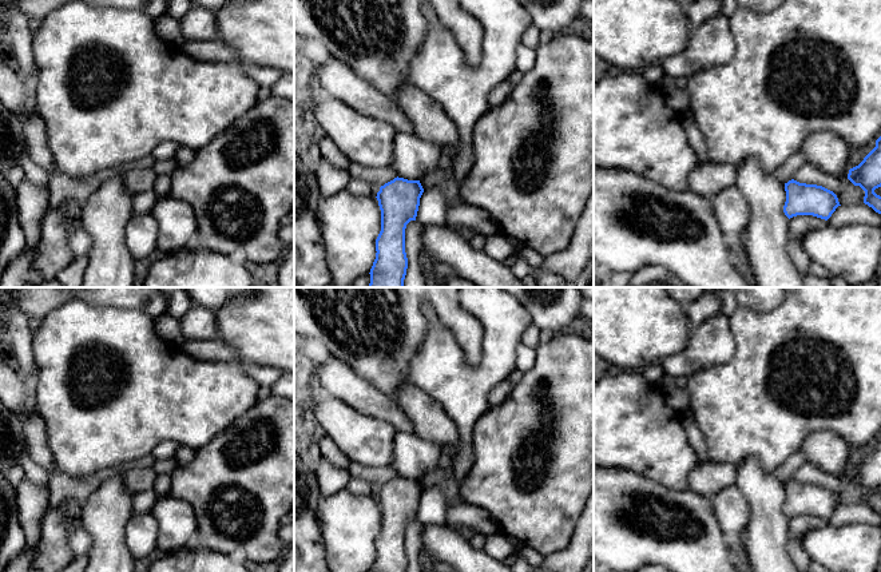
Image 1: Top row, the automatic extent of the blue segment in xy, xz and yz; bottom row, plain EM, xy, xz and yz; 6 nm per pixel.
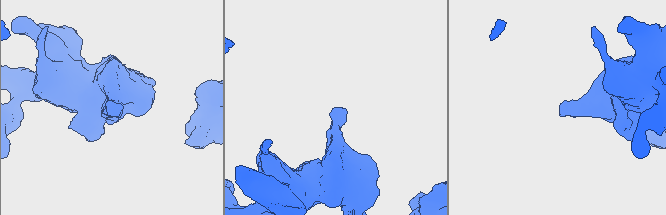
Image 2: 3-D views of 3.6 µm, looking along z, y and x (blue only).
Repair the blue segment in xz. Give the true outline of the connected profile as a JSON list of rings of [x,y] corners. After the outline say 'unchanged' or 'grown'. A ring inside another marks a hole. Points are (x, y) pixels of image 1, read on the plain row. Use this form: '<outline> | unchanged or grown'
[[[398,476],[380,486],[376,497],[381,509],[381,531],[376,539],[377,552],[370,572],[406,572],[405,528],[410,520],[416,520],[422,492],[420,480]]] | unchanged

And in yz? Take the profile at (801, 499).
[[[794,478],[785,482],[785,515],[813,515],[828,520],[840,504],[837,494],[817,484],[799,482]]] | unchanged

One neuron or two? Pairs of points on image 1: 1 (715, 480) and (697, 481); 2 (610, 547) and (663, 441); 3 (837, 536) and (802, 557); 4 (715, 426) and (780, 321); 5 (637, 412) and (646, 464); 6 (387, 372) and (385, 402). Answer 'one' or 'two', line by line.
1: one
2: two
3: two
4: one
5: one
6: two

